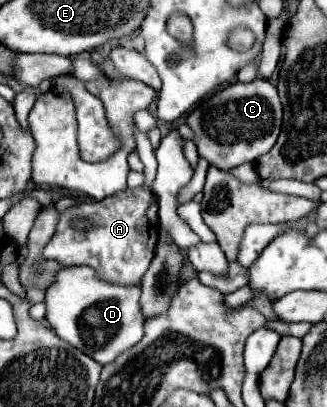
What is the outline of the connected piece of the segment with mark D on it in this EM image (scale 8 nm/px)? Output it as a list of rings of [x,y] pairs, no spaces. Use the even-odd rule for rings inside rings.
[[[91,267],[61,269],[45,293],[45,305],[45,319],[53,331],[101,365],[107,365],[143,337],[145,317],[139,309],[139,285],[123,287],[103,281]]]

